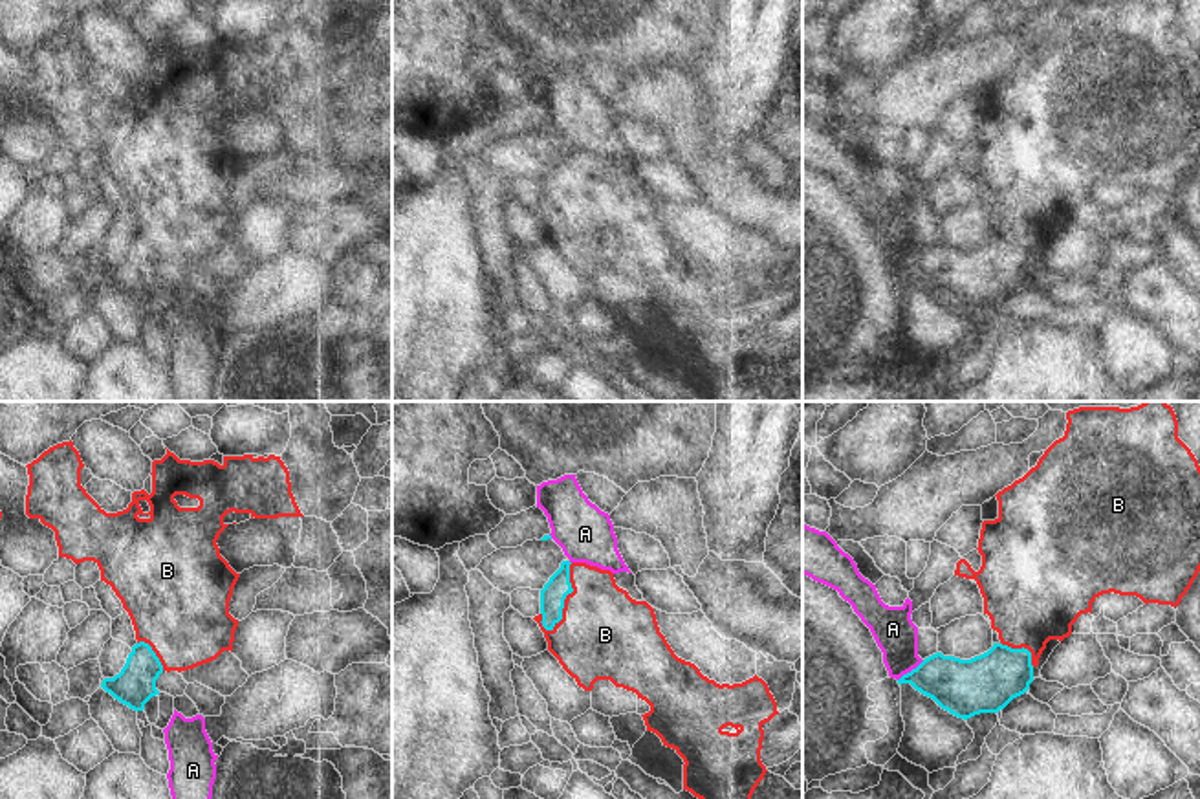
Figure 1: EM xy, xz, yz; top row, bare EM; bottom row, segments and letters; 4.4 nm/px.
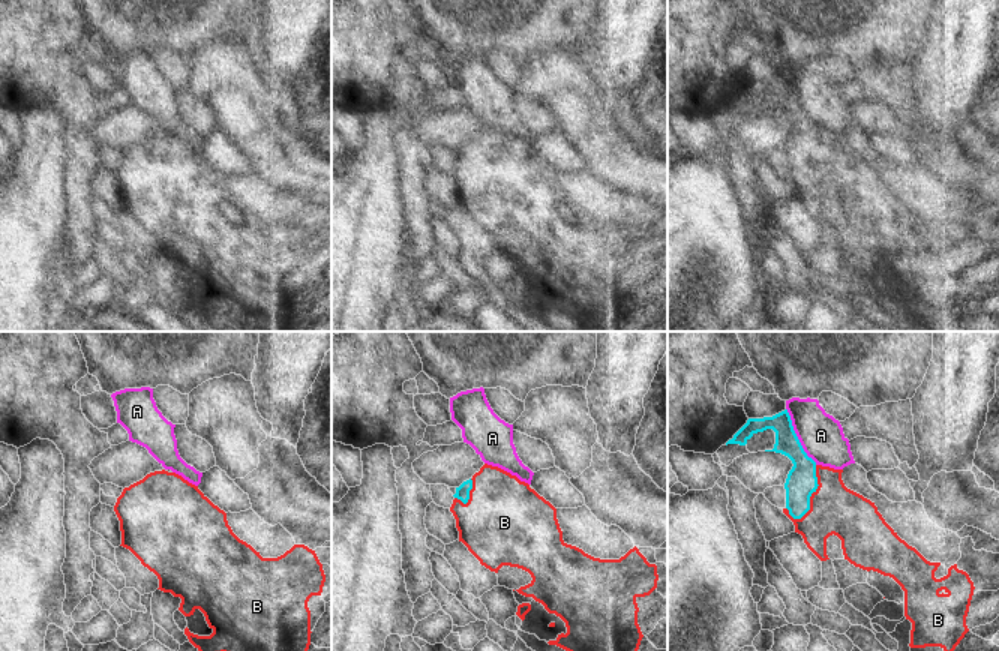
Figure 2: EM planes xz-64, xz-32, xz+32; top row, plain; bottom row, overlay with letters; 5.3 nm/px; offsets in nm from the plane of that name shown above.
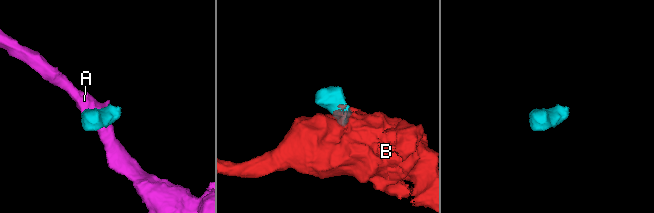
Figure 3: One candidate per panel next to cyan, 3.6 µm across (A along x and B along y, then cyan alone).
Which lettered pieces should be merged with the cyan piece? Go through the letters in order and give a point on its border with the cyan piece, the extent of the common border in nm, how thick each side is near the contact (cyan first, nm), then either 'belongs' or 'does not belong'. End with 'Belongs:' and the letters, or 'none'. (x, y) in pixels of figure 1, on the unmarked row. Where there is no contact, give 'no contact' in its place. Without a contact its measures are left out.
A: contact yz (913, 259); length 150 nm; calibres 260 and 190 nm; does not belong
B: contact xz (565, 187); length 320 nm; calibres 110 and 400 nm; belongs
Belongs: B

